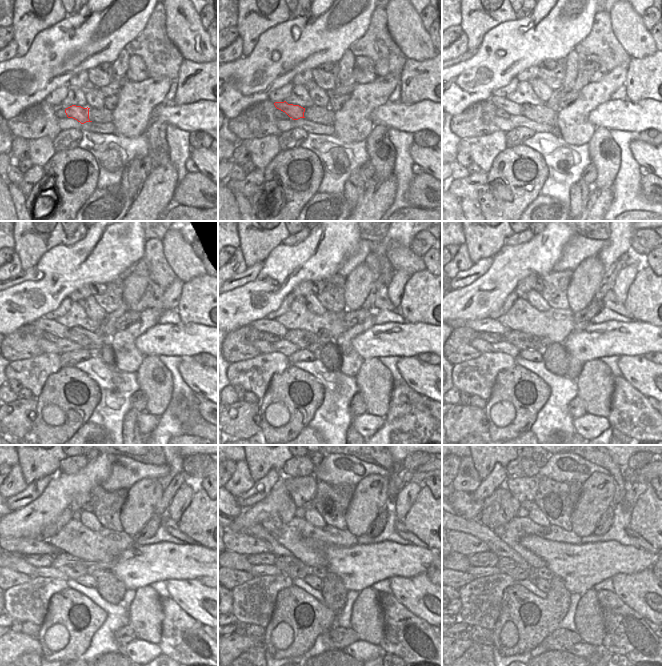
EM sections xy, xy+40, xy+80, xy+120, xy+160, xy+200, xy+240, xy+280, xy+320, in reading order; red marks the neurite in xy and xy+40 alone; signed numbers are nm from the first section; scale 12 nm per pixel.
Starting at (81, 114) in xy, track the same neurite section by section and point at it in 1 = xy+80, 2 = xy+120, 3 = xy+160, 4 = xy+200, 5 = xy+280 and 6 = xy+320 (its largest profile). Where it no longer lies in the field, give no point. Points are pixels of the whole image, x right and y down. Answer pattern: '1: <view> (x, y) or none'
1: xy+80 (513, 109)
2: xy+120 (52, 326)
3: xy+160 (266, 325)
4: xy+200 (490, 325)
5: xy+280 (238, 542)
6: xy+320 (463, 543)

